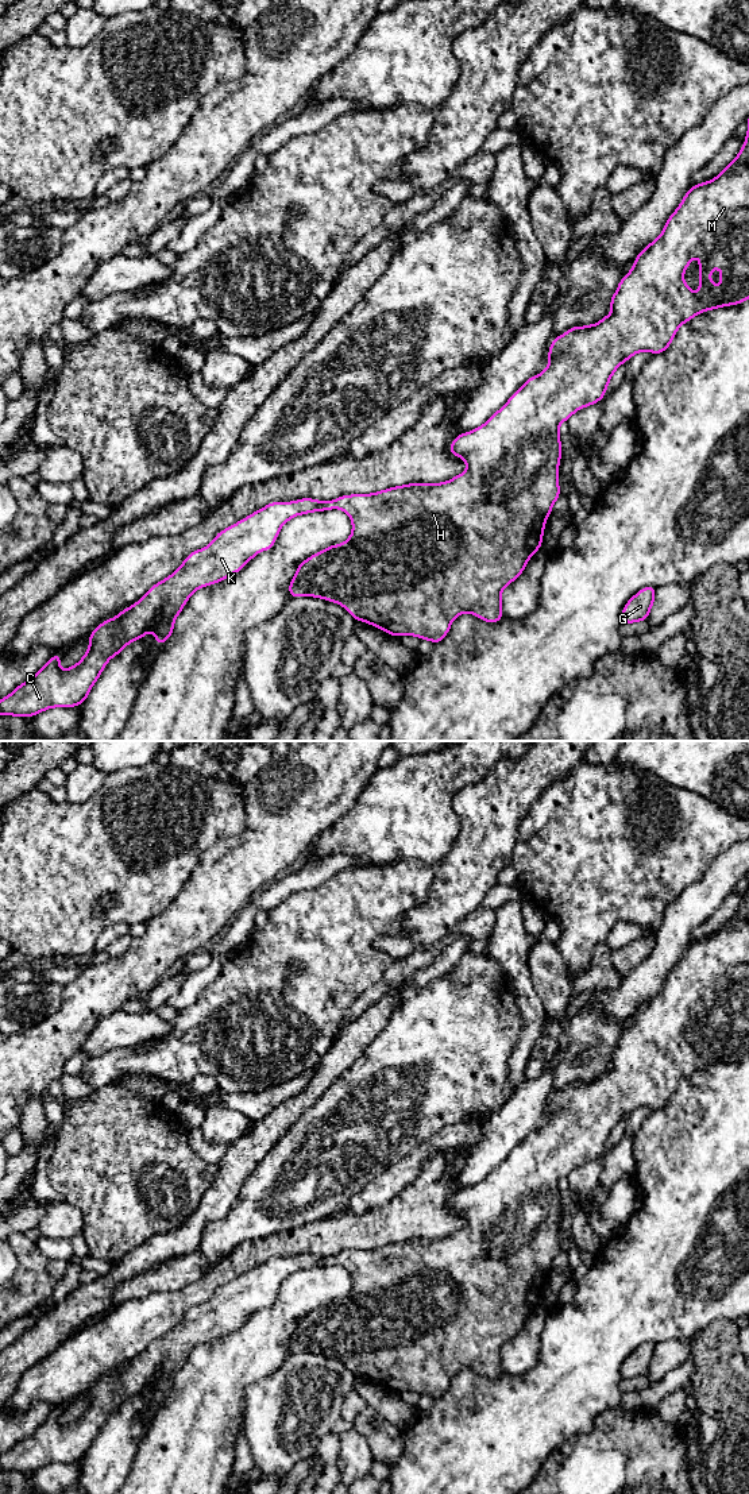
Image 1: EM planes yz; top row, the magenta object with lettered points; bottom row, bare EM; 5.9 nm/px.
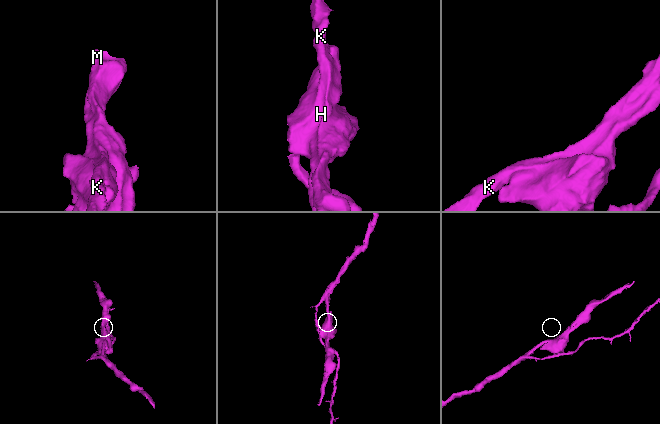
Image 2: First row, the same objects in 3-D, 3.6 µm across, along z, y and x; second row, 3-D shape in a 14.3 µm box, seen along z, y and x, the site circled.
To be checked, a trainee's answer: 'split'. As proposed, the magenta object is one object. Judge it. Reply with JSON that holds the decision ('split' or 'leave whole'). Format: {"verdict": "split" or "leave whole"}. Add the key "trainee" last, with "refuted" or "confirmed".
{"verdict": "leave whole", "trainee": "refuted"}

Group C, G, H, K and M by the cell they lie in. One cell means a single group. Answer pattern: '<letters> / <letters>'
C G H K M

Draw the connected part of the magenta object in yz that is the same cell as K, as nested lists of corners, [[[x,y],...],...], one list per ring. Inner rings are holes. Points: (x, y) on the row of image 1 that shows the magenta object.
[[[749,130],[745,136],[745,143],[741,151],[738,153],[738,155],[734,158],[734,161],[729,166],[726,166],[714,179],[691,186],[687,194],[683,197],[677,209],[668,217],[661,235],[656,238],[637,255],[633,263],[633,269],[619,281],[618,289],[611,297],[610,301],[611,313],[603,317],[597,324],[584,325],[584,327],[572,327],[564,335],[556,336],[548,351],[548,358],[549,358],[548,367],[541,374],[529,378],[509,398],[509,401],[498,412],[495,412],[482,426],[471,432],[466,432],[456,436],[456,439],[452,441],[448,449],[452,455],[462,458],[466,462],[467,470],[464,472],[443,483],[432,485],[432,483],[417,482],[417,483],[390,487],[372,494],[341,495],[333,501],[317,501],[312,498],[302,498],[293,502],[269,503],[267,506],[256,510],[255,513],[250,514],[242,521],[231,525],[224,530],[220,530],[208,547],[189,553],[185,561],[169,578],[154,584],[135,605],[121,610],[117,617],[113,617],[100,624],[89,634],[88,652],[76,665],[67,669],[61,669],[59,661],[62,656],[53,655],[51,659],[38,671],[38,673],[32,679],[22,683],[8,696],[0,700],[0,715],[34,717],[47,709],[53,709],[53,707],[67,709],[67,707],[74,707],[77,704],[82,704],[84,700],[88,698],[90,688],[100,677],[100,673],[105,668],[107,663],[113,656],[119,655],[130,642],[136,641],[142,638],[144,634],[151,633],[152,629],[155,630],[155,636],[154,636],[155,642],[158,645],[166,642],[174,630],[174,622],[177,615],[182,611],[185,603],[197,588],[219,583],[229,578],[231,575],[239,572],[252,557],[258,555],[259,551],[270,551],[274,547],[274,543],[285,522],[287,522],[296,516],[313,513],[313,511],[324,511],[331,509],[344,510],[352,521],[352,533],[347,541],[340,543],[337,545],[331,545],[312,555],[297,567],[297,572],[289,584],[289,595],[292,598],[305,597],[305,595],[323,598],[325,601],[341,605],[352,615],[355,621],[367,622],[375,628],[385,630],[387,634],[395,637],[409,634],[409,636],[416,636],[421,640],[431,640],[435,645],[439,644],[447,636],[447,633],[451,629],[452,621],[463,613],[471,613],[475,617],[490,624],[498,622],[503,617],[501,594],[507,584],[514,582],[522,574],[530,556],[541,548],[543,533],[544,533],[547,518],[551,516],[553,503],[560,495],[560,487],[559,487],[559,463],[561,459],[561,443],[559,435],[560,424],[563,421],[568,421],[568,418],[576,410],[580,410],[586,406],[599,402],[606,394],[607,385],[614,371],[623,362],[629,360],[633,355],[641,351],[661,354],[671,345],[671,341],[673,336],[677,333],[677,328],[682,324],[690,321],[692,317],[706,310],[718,309],[727,305],[738,305],[746,301],[748,298],[749,298]],[[696,254],[699,255],[699,294],[698,296],[695,296],[691,287],[683,281],[683,275],[688,267],[688,263],[694,259]],[[718,266],[721,267],[719,289],[715,286],[715,283],[710,281],[711,271]]]

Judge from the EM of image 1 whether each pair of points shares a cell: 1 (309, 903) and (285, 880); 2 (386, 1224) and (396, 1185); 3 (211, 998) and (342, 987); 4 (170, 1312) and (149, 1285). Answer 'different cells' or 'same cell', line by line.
1: different cells
2: different cells
3: same cell
4: different cells

